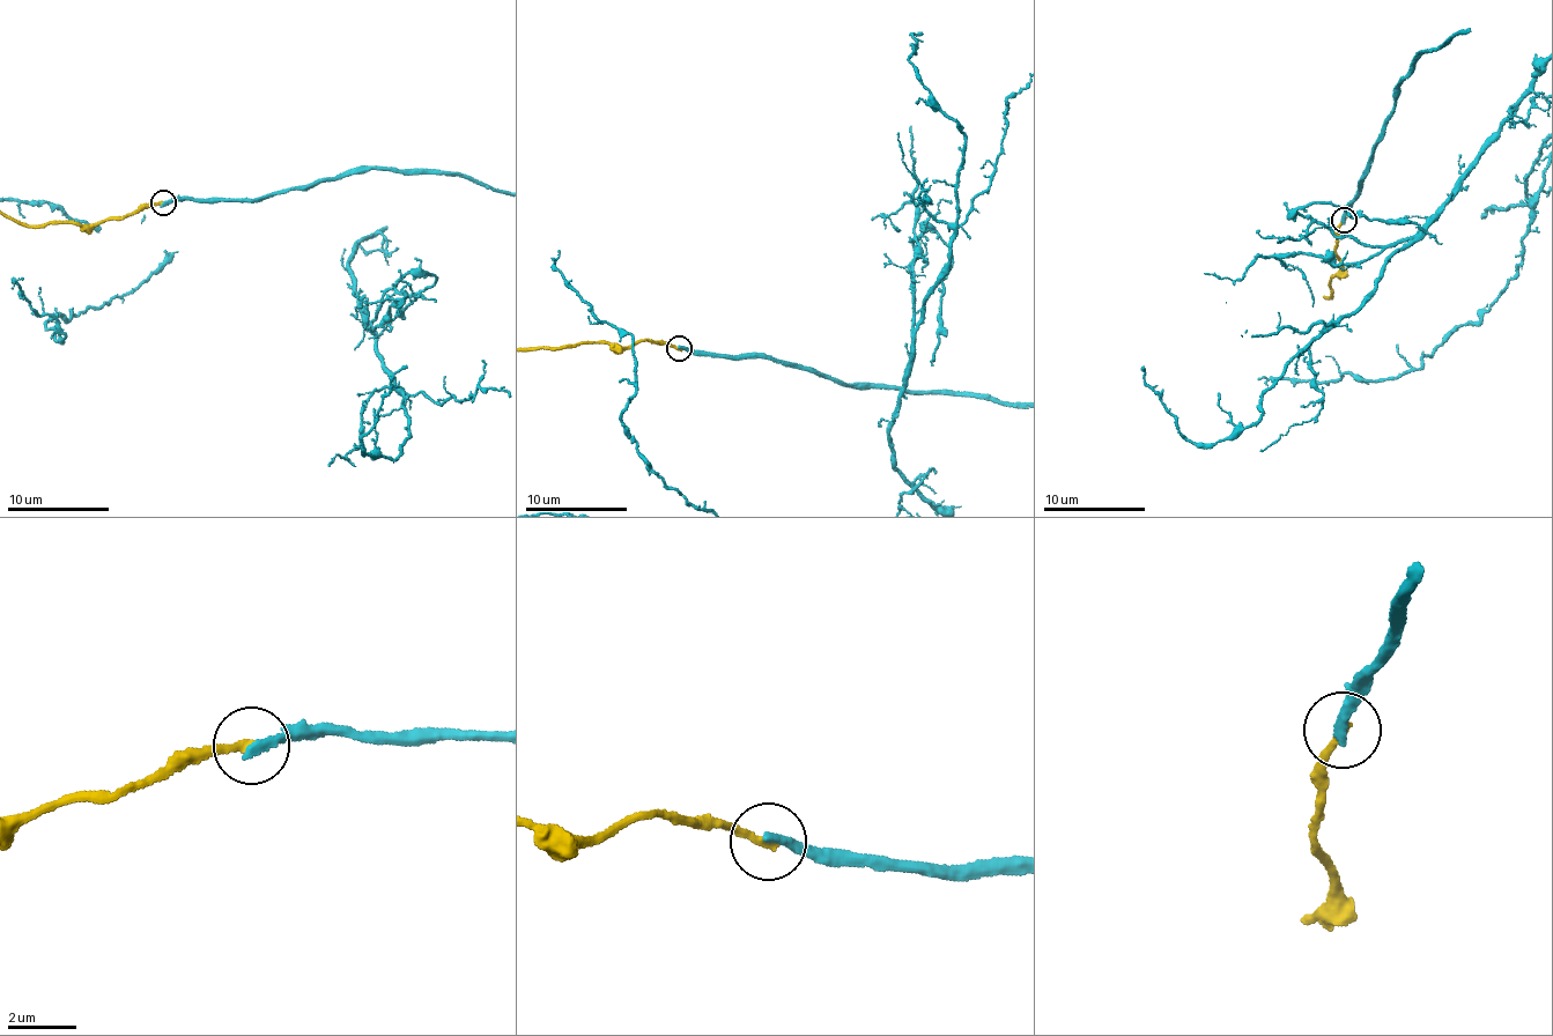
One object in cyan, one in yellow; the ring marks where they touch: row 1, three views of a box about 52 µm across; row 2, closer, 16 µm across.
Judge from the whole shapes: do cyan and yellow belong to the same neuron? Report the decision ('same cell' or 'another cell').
another cell

